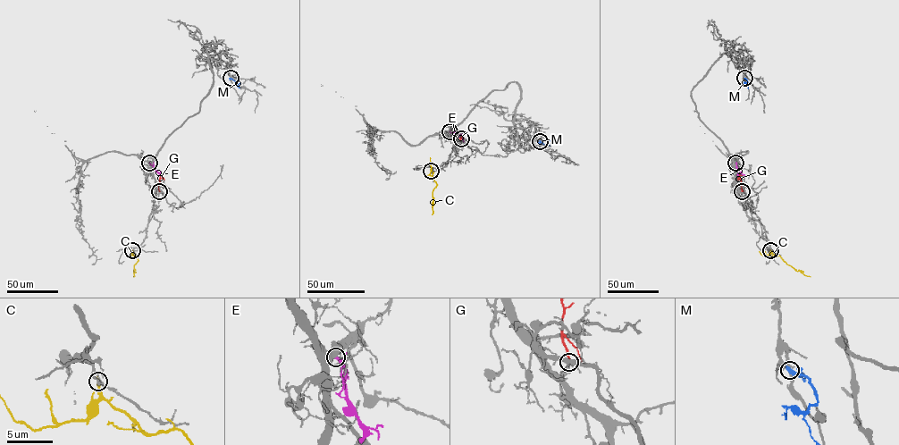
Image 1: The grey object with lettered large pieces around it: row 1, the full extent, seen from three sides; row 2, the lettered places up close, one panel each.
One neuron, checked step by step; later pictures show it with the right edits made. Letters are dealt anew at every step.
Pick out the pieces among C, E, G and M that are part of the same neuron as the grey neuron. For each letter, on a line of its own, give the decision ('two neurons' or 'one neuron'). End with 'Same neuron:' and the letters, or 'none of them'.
C: two neurons
E: two neurons
G: two neurons
M: two neurons
Same neuron: none of them

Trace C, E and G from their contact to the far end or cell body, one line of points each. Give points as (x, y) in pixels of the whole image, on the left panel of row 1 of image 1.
C: (132, 250), (131, 254), (138, 261), (134, 265), (133, 277)
E: (149, 163), (162, 177)
G: (159, 191), (159, 179), (164, 180)

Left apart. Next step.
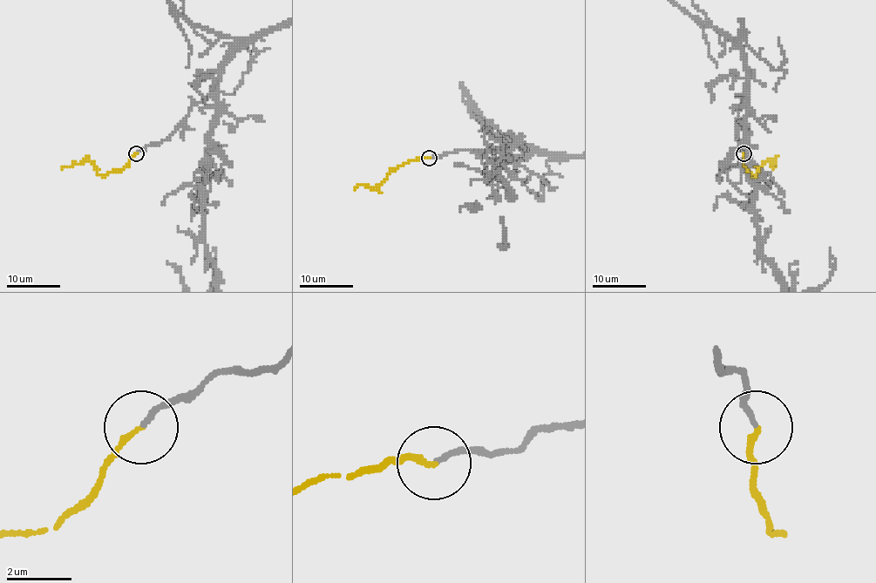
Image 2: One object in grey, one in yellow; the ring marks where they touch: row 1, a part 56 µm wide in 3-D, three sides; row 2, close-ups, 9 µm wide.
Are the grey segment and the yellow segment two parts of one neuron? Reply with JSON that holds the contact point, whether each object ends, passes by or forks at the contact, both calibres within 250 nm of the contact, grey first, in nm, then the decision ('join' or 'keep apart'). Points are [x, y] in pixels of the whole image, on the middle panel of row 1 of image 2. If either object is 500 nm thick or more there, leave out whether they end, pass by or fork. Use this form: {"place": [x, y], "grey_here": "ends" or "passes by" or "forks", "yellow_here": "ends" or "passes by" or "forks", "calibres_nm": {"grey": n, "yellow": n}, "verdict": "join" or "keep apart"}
{"place": [429, 158], "grey_here": "ends", "yellow_here": "ends", "calibres_nm": {"grey": 140, "yellow": 160}, "verdict": "join"}

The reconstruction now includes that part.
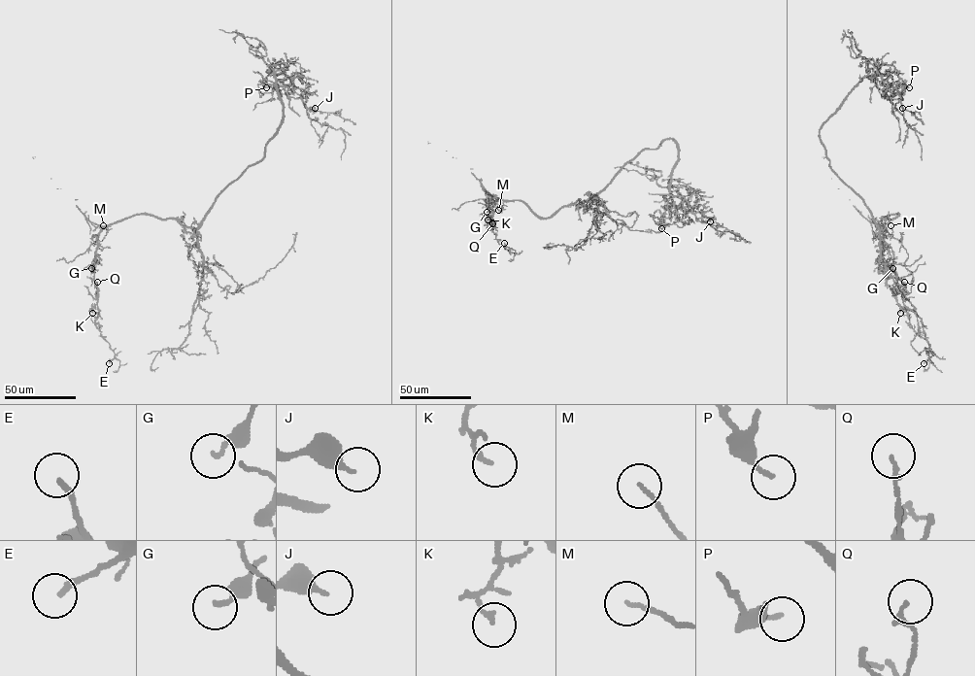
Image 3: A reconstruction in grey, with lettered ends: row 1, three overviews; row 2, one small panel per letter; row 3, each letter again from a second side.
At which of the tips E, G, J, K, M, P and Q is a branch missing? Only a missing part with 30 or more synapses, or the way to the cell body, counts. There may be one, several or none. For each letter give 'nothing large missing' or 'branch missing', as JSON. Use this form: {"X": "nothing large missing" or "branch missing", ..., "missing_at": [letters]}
{"E": "nothing large missing", "G": "nothing large missing", "J": "nothing large missing", "K": "nothing large missing", "M": "nothing large missing", "P": "nothing large missing", "Q": "nothing large missing", "missing_at": []}

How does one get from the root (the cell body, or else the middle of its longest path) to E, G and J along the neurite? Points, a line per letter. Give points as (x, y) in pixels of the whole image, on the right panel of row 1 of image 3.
E: (861, 198), (879, 228), (886, 219), (898, 214), (881, 219), (885, 279), (911, 327), (933, 353), (924, 363)
G: (861, 198), (879, 228), (886, 219), (898, 214), (889, 215), (881, 219), (883, 262), (892, 268)
J: (861, 198), (829, 167), (820, 128), (846, 95), (867, 77), (890, 75), (899, 92), (902, 108)

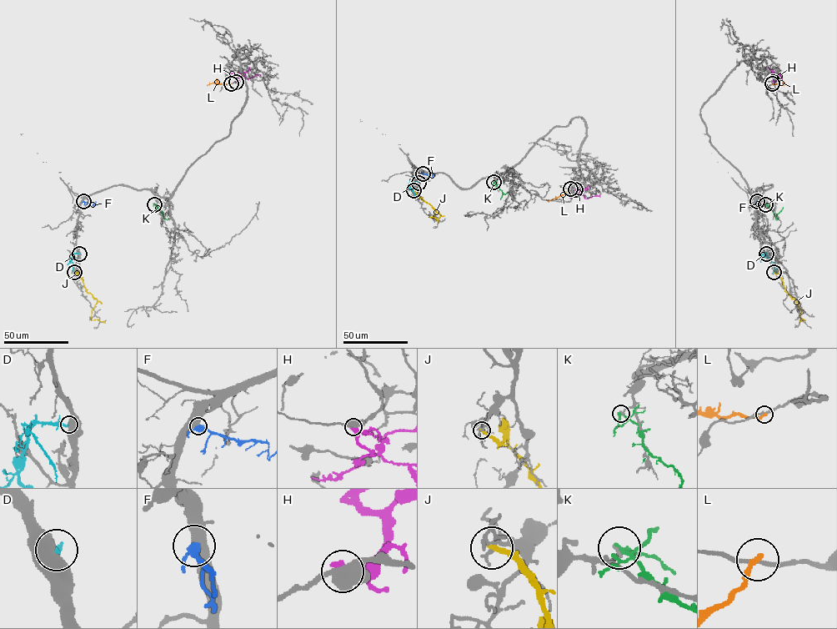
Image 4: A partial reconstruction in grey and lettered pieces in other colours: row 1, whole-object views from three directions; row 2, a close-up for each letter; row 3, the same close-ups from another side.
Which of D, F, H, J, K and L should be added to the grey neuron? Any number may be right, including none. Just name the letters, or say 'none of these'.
F

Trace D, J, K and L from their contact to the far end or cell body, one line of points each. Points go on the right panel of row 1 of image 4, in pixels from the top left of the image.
D: (766, 254), (775, 268), (774, 271), (780, 273)
J: (774, 272), (780, 274), (785, 290), (801, 309), (800, 319), (803, 319), (799, 323)
K: (765, 204), (775, 216), (783, 207)
L: (772, 83), (782, 83), (784, 86)

